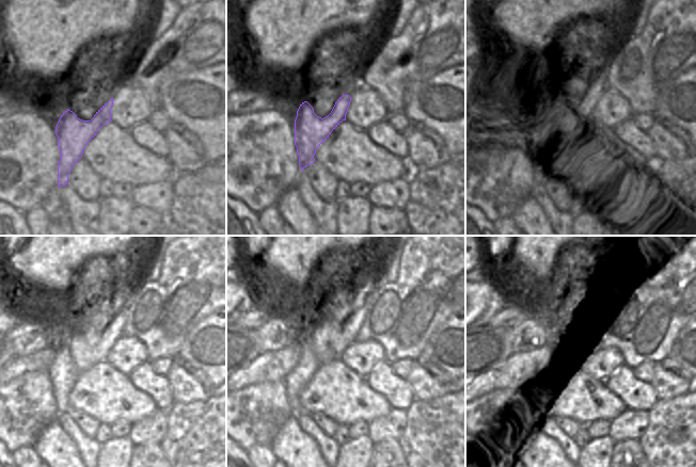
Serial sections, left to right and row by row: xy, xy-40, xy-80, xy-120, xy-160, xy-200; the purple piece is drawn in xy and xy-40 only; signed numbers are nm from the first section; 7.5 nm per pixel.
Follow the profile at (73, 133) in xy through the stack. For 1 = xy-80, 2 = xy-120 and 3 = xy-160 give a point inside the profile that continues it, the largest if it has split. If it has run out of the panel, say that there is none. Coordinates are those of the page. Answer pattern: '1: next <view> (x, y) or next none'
1: next xy-80 (557, 122)
2: next xy-120 (88, 349)
3: next xy-160 (329, 340)

